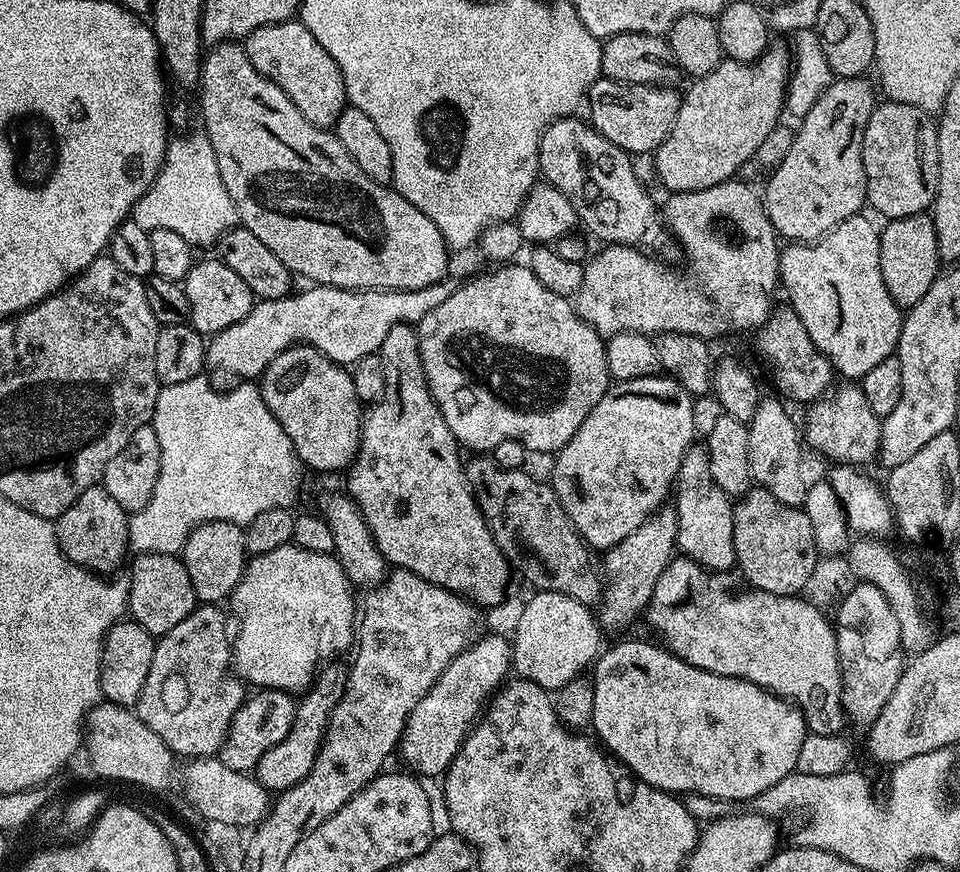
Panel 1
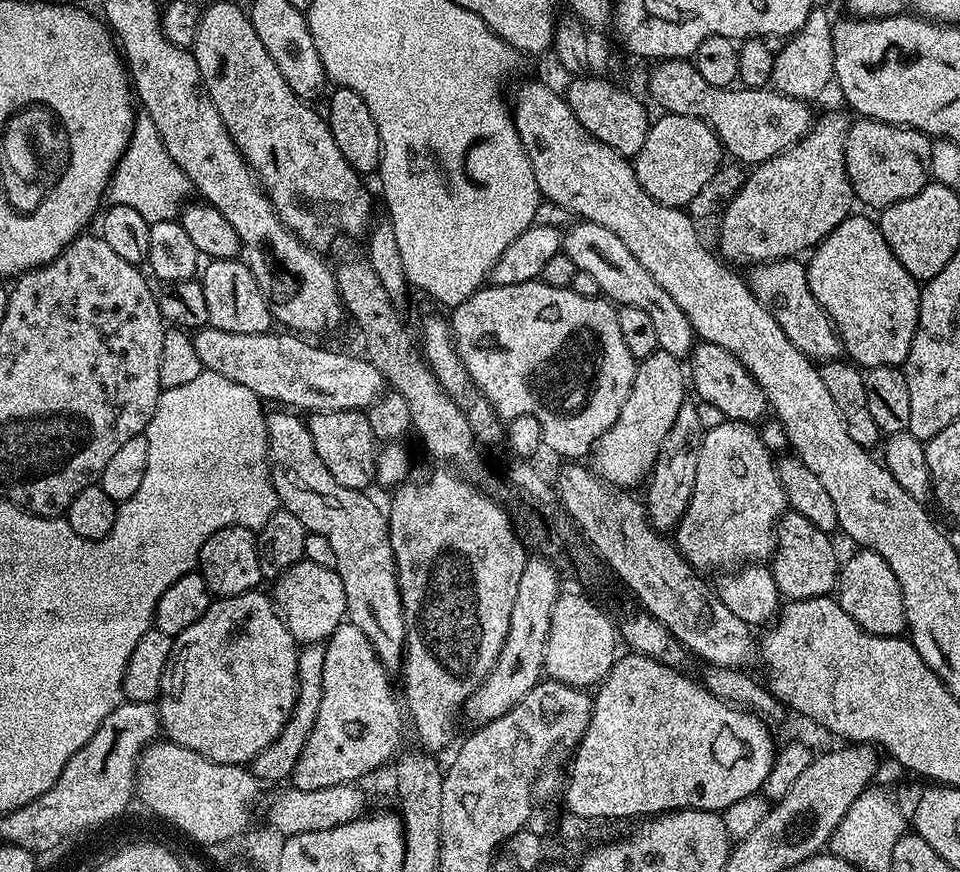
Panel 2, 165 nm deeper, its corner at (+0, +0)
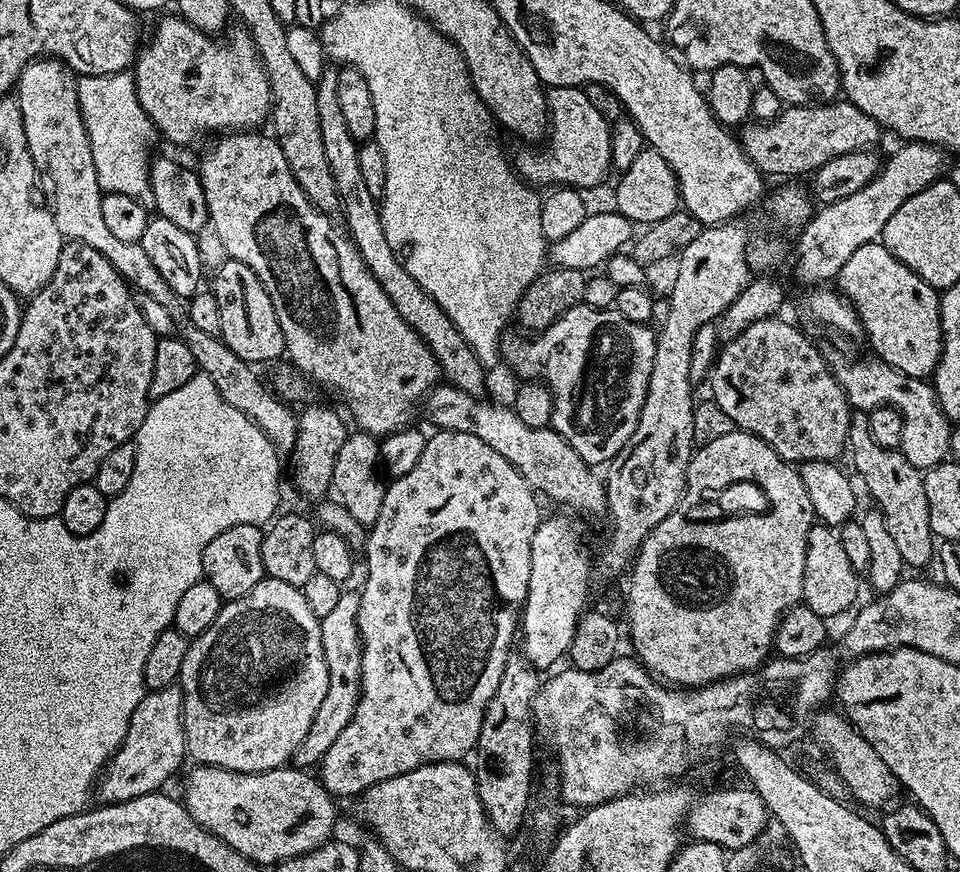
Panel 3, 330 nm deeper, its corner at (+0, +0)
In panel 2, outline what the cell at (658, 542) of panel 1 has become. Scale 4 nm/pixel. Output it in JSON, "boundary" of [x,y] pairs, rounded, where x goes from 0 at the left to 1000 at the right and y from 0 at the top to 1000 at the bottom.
{"boundary":[[[714,461],[706,470],[706,479],[702,482],[698,498],[694,498],[694,507],[690,507],[685,516],[679,544],[673,552],[673,586],[676,600],[688,612],[699,611],[717,587],[717,577],[723,567],[723,544],[727,544],[727,521],[734,494],[731,483],[727,481],[725,463]]]}

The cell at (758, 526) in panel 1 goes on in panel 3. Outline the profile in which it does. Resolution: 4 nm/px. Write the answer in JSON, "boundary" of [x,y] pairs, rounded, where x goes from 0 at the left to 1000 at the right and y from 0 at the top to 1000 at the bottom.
{"boundary":[[[847,600],[840,622],[840,651],[835,654],[835,692],[853,706],[875,706],[891,690],[896,670],[898,674],[897,662],[885,649],[878,631],[874,609],[860,601]]]}

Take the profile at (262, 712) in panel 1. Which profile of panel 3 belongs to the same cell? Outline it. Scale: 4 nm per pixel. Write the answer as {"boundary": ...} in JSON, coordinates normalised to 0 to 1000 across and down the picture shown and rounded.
{"boundary":[[[355,678],[352,692],[344,704],[333,708],[335,722],[335,750],[338,763],[342,769],[342,786],[340,800],[335,800],[335,810],[331,810],[331,819],[327,819],[327,828],[323,828],[323,837],[319,846],[315,846],[315,856],[304,866],[303,875],[307,880],[325,883],[336,872],[340,860],[348,856],[352,842],[360,837],[365,823],[371,817],[371,807],[375,803],[375,769],[377,755],[375,753],[375,724],[373,722],[374,682],[370,678]]]}

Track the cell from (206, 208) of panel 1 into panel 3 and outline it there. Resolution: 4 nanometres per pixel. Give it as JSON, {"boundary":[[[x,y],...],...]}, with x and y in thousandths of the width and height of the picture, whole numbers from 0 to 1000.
{"boundary":[[[125,85],[116,89],[110,87],[86,88],[79,99],[83,130],[88,136],[90,154],[94,158],[94,172],[98,177],[98,195],[102,200],[104,219],[107,221],[131,222],[135,227],[140,227],[150,239],[157,240],[160,222],[156,216],[154,190],[156,175],[159,173],[157,170],[160,148],[158,138],[152,131],[152,126],[148,124],[148,117],[144,117],[141,95],[136,91],[128,92],[129,89]]]}

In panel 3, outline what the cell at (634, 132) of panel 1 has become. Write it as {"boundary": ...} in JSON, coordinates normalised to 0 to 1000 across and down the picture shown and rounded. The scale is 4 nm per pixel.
{"boundary":[[[571,101],[571,141],[573,150],[569,156],[569,166],[564,174],[557,174],[557,169],[546,167],[539,179],[535,179],[535,192],[549,210],[555,213],[571,211],[575,213],[591,213],[596,217],[609,218],[608,216],[621,216],[629,206],[633,196],[639,196],[636,177],[636,151],[635,140],[619,126],[619,120],[610,114],[607,101]]]}

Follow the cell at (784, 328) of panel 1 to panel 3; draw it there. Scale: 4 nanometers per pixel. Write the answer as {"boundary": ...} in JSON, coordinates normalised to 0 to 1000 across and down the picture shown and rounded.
{"boundary":[[[895,470],[889,471],[888,478],[885,479],[885,489],[883,493],[883,508],[881,510],[881,523],[882,526],[888,526],[888,532],[890,536],[892,536],[891,545],[894,547],[896,545],[895,554],[898,556],[900,554],[900,560],[902,563],[905,564],[906,568],[908,568],[908,575],[907,577],[911,579],[911,581],[916,583],[917,588],[921,591],[923,594],[923,608],[927,608],[927,614],[931,616],[931,623],[935,626],[935,635],[940,635],[940,640],[942,641],[943,648],[947,653],[949,651],[963,651],[966,649],[967,646],[972,646],[973,642],[973,624],[971,628],[971,623],[973,623],[973,616],[971,614],[971,609],[969,608],[969,580],[965,576],[965,560],[963,557],[963,541],[959,540],[959,538],[953,537],[953,534],[948,531],[948,529],[945,528],[943,523],[941,523],[940,519],[938,519],[936,514],[924,514],[923,511],[915,511],[915,507],[910,507],[910,498],[906,498],[906,489],[904,487],[904,474],[898,472]]]}

